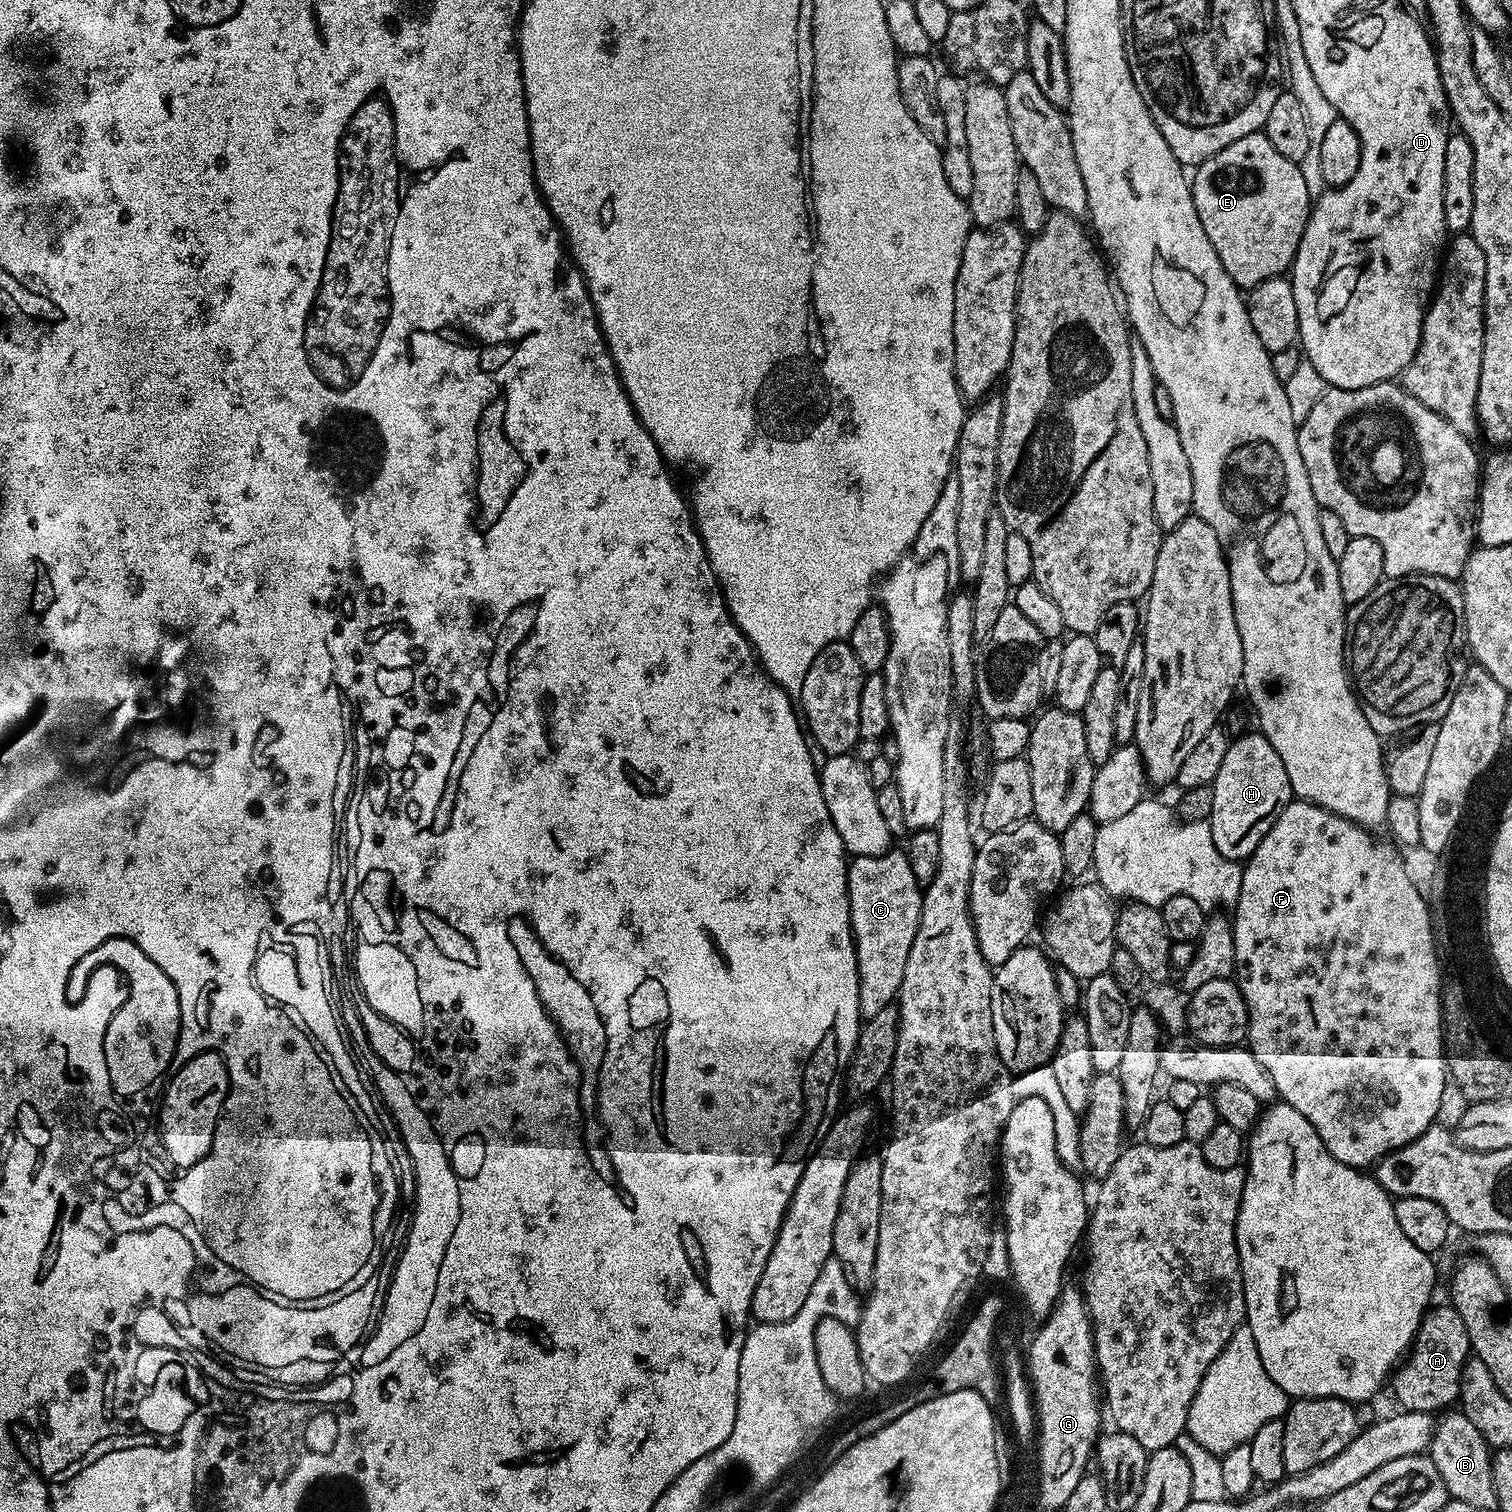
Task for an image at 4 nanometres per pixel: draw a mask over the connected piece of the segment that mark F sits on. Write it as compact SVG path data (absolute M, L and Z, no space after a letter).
M1293 799L1243 865L1242 890L1234 905L1236 916L1231 917L1236 959L1234 983L1248 1008L1247 1047L1251 1048L1254 1058L1262 1062L1270 1078L1274 1078L1277 1097L1294 1106L1294 1110L1318 1130L1318 1138L1322 1138L1326 1150L1330 1150L1338 1162L1361 1170L1367 1169L1367 1164L1368 1167L1375 1165L1389 1152L1414 1142L1414 1138L1437 1123L1439 1116L1436 1115L1444 1104L1444 1087L1450 1084L1444 1046L1444 1009L1441 1007L1442 960L1438 955L1429 901L1412 881L1400 857L1401 849L1395 843L1375 840L1372 835L1369 829L1353 820L1319 808L1309 800Z

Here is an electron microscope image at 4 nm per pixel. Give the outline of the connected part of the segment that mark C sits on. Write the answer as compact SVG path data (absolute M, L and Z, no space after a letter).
M889 850L881 856L857 856L848 866L848 901L852 937L856 943L858 982L860 983L860 1015L864 1020L874 1018L878 1010L893 1003L900 995L902 974L906 971L906 958L910 958L910 946L914 946L914 934L918 934L918 922L922 910L922 889L914 878L914 870L908 865L907 851Z

